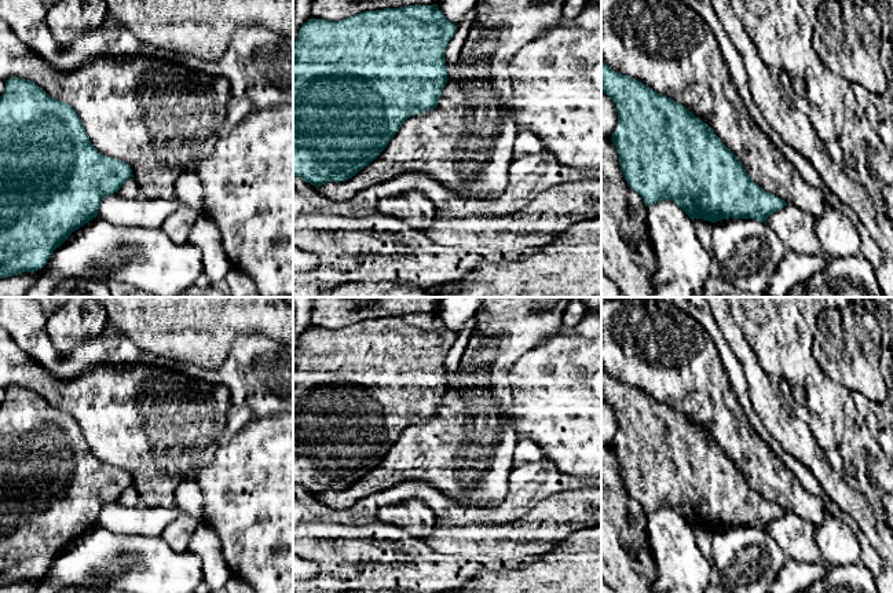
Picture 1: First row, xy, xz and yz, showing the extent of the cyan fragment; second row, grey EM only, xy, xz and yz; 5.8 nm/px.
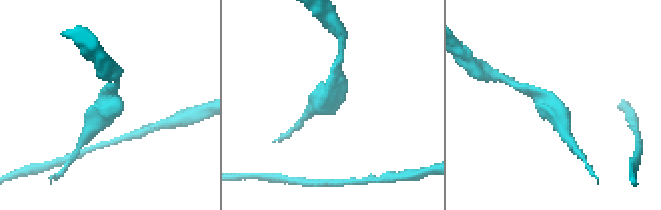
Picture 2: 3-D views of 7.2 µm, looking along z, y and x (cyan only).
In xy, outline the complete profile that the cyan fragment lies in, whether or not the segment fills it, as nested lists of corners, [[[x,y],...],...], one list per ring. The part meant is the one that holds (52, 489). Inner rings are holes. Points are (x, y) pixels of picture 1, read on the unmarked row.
[[[19,385],[7,388],[4,400],[0,405],[0,586],[44,576],[52,560],[59,556],[73,539],[98,524],[102,508],[118,501],[120,495],[131,486],[133,486],[132,477],[127,471],[106,465],[94,455],[78,422],[72,414],[51,406],[41,395],[29,388]]]

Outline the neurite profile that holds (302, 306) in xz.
[[[293,297],[293,351],[299,345],[300,336],[312,326],[311,314],[311,297]]]

